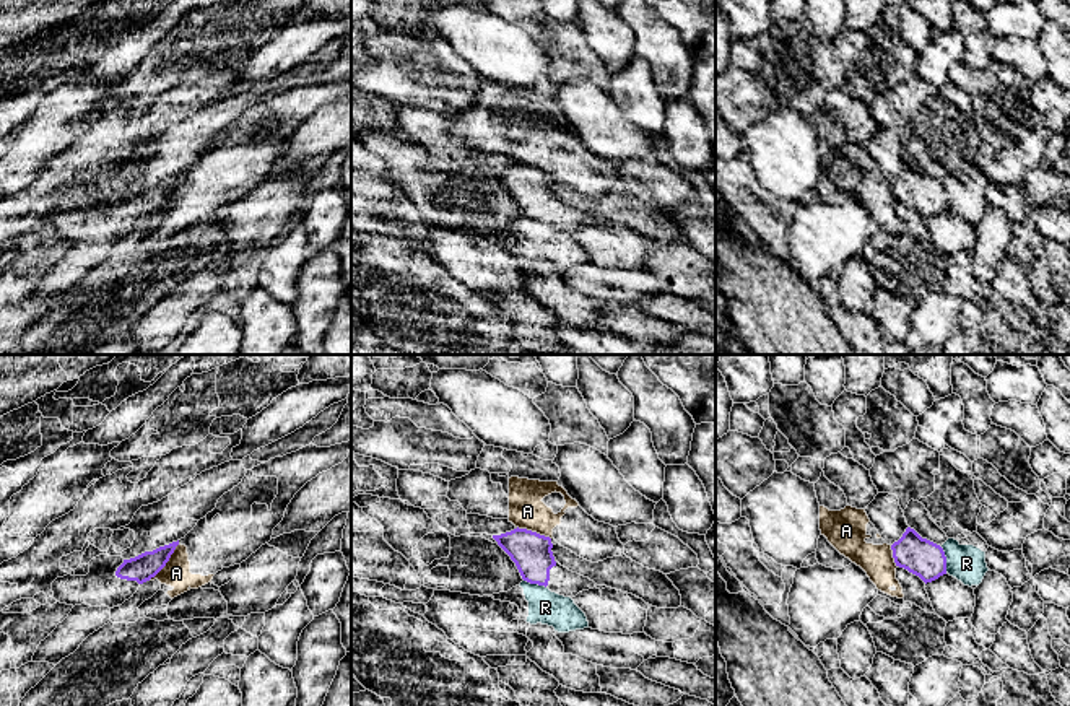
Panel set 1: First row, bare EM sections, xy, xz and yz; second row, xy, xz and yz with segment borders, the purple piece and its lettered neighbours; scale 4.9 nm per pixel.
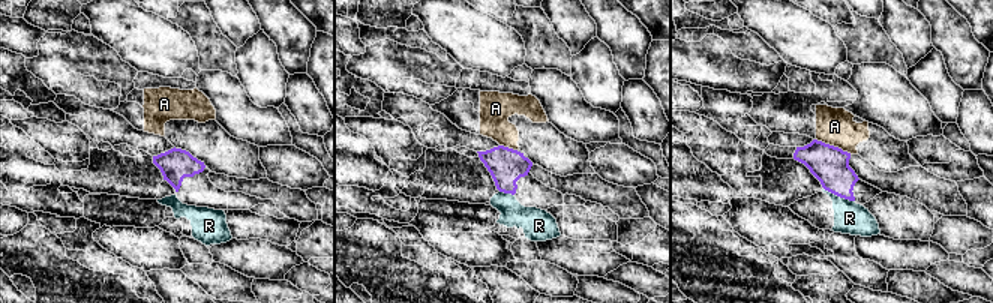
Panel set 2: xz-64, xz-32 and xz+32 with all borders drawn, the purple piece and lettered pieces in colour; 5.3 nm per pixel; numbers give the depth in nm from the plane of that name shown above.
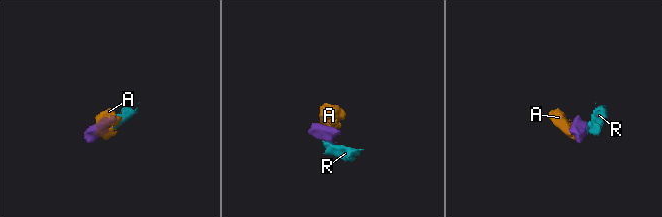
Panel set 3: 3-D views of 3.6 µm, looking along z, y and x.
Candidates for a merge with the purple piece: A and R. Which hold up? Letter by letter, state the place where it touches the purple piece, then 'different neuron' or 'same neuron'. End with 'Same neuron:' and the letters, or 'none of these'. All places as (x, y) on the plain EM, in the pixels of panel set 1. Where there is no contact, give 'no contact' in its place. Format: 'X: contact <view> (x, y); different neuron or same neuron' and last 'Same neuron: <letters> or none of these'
A: contact xy (166, 197); different neuron
R: contact yz (945, 196); different neuron
Same neuron: none of these

